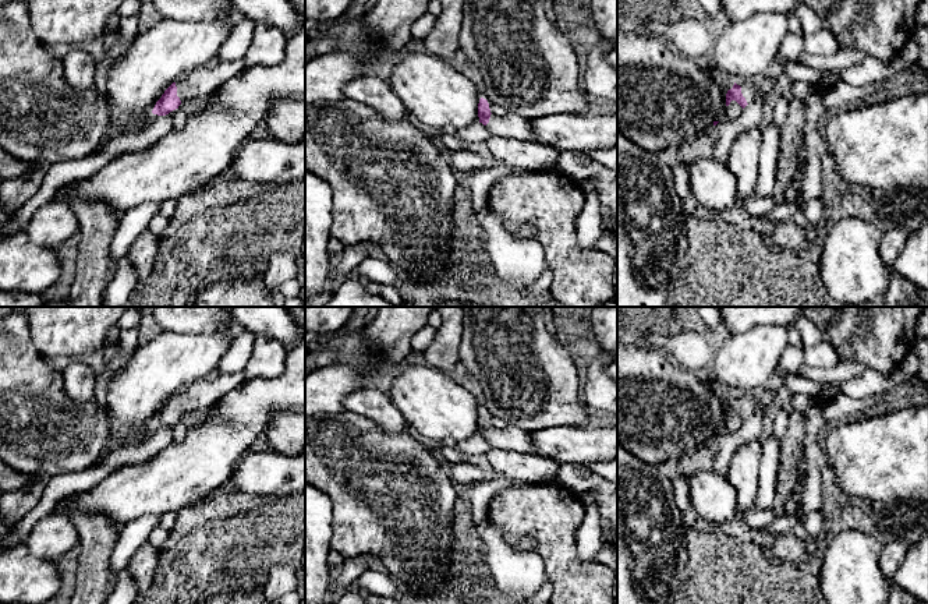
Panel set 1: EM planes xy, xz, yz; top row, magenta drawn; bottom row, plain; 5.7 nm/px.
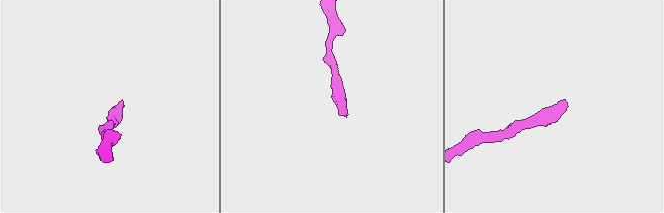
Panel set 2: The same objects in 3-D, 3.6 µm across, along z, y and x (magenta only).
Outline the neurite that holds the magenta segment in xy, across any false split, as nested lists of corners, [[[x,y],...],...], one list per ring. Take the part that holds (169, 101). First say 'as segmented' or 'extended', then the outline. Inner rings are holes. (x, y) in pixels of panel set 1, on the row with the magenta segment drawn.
extended; [[[244,60],[222,61],[215,66],[202,64],[177,78],[156,102],[152,113],[166,116],[178,109],[183,100],[194,103],[219,91],[234,75],[247,68]]]

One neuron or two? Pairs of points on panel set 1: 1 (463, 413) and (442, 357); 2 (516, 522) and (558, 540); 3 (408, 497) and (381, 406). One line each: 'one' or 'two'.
1: two
2: one
3: two

